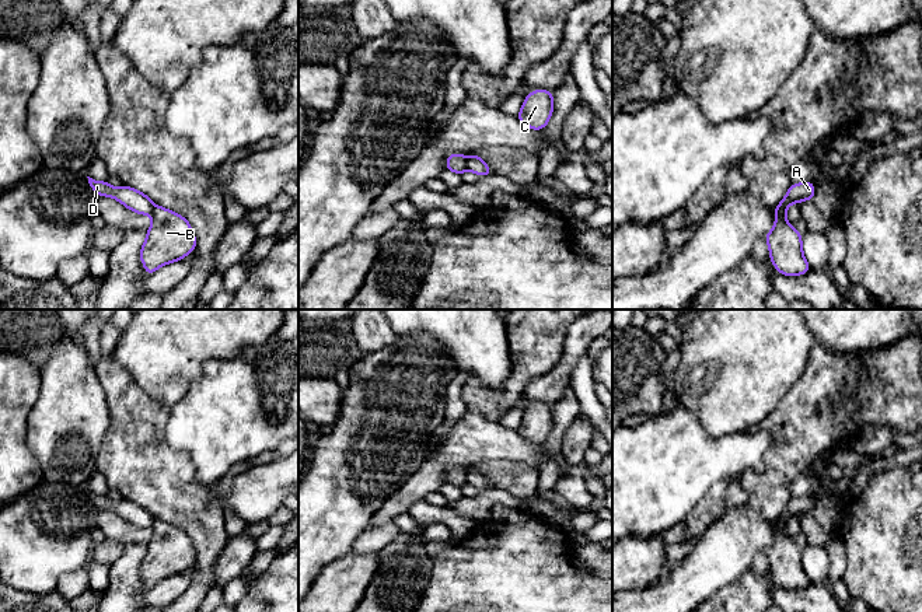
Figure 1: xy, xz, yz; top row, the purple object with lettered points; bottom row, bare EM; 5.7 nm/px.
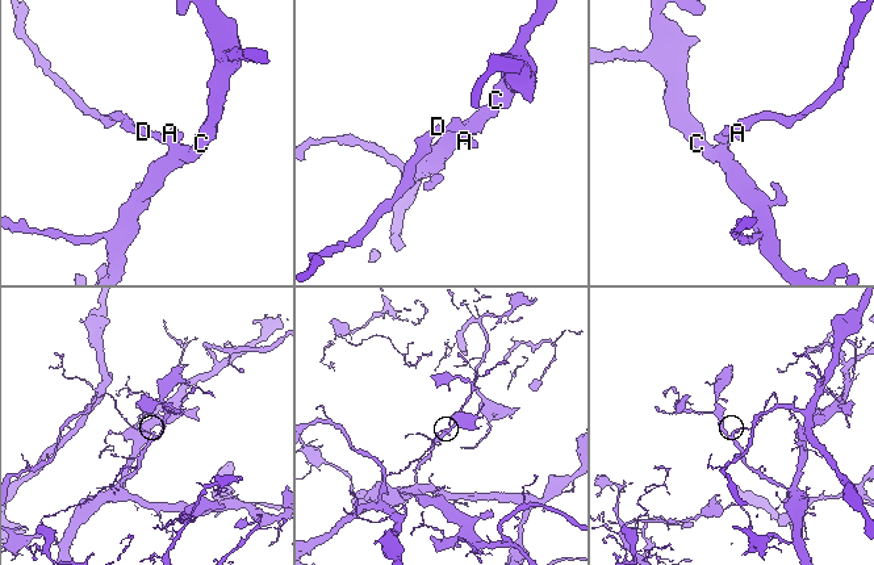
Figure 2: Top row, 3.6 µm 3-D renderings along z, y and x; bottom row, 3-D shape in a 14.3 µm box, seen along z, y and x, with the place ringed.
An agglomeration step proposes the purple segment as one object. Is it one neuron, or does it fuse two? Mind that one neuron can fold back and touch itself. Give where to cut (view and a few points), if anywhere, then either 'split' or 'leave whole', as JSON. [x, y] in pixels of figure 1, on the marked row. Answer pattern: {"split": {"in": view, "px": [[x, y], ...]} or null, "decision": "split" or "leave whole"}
{"split": {"in": "xz", "px": [[465, 157], [468, 168]]}, "decision": "split"}

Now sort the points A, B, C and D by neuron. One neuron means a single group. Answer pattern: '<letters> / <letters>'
A D / B C

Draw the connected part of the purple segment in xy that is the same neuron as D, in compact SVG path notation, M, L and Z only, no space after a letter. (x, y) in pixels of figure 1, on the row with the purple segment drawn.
M87 176L87 178L88 178L88 183L90 183L91 189L98 196L113 197L118 202L121 202L125 207L130 209L132 211L135 211L137 214L151 214L153 213L154 203L147 195L144 195L130 186L126 186L126 185L113 188L109 183L106 183L105 181L95 181L90 176Z

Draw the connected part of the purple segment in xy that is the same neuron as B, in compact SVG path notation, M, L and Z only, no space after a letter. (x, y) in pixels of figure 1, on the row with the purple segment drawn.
M154 206L151 227L140 249L140 260L147 276L160 266L182 260L195 248L196 238L188 220L172 210Z

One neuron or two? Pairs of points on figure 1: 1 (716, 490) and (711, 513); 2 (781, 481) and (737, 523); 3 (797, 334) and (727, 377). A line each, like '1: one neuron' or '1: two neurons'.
1: one neuron
2: two neurons
3: one neuron

